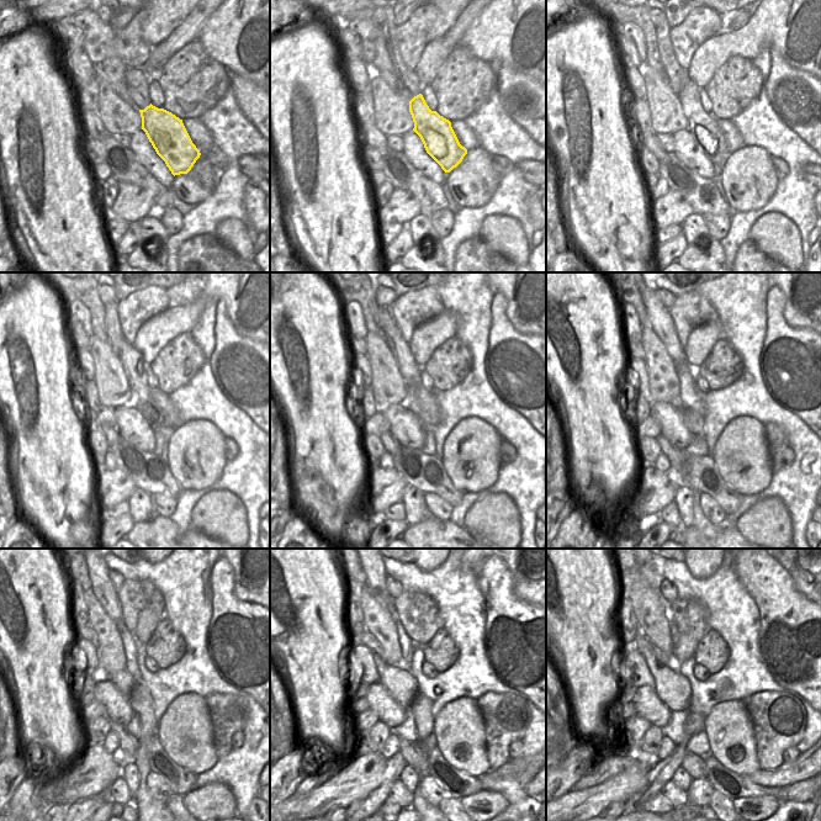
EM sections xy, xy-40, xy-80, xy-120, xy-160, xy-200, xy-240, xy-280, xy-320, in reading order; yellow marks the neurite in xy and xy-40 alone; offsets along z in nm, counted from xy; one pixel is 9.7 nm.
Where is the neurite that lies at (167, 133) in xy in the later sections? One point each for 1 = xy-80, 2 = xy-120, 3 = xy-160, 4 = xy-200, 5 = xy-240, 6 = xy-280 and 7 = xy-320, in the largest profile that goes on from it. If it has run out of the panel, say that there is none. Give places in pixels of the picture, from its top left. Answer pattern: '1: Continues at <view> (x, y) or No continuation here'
1: Continues at xy-80 (704, 127)
2: Continues at xy-120 (136, 370)
3: Continues at xy-160 (423, 404)
4: Continues at xy-200 (658, 316)
5: Continues at xy-240 (102, 588)
6: Continues at xy-280 (375, 573)
7: Continues at xy-320 (653, 573).

